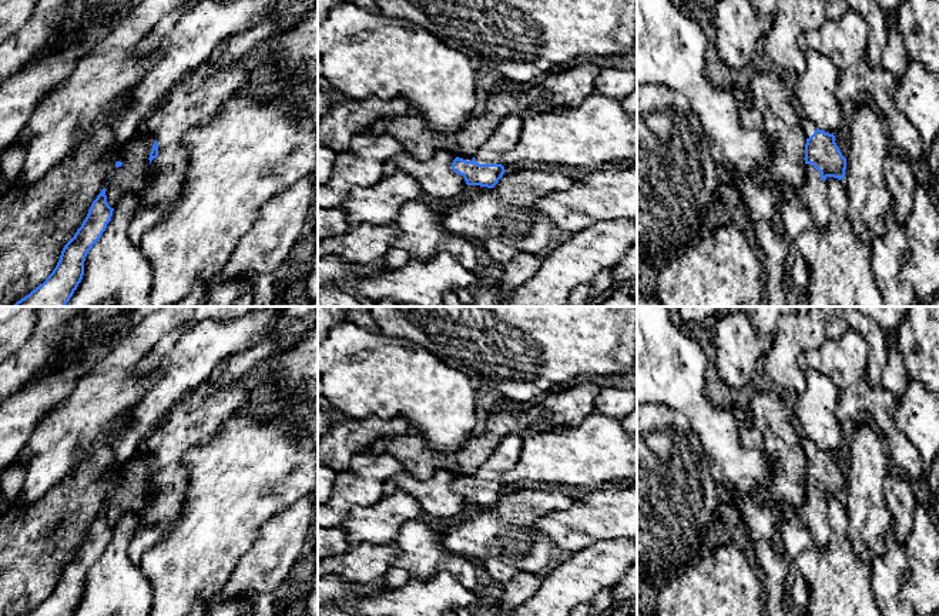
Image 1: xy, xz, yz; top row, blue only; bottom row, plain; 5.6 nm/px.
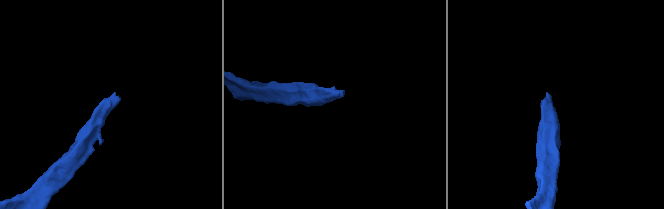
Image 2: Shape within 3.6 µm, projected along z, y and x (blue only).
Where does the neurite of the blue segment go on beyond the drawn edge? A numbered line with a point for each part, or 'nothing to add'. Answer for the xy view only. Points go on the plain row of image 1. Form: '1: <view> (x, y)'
1: xy (197, 418)

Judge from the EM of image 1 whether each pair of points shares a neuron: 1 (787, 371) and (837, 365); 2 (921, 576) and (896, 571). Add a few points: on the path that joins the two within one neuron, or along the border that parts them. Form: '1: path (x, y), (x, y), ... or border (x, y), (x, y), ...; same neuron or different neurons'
1: border (827, 338), (805, 354); different neurons
2: border (905, 546), (908, 575), (899, 592), (902, 601); different neurons

